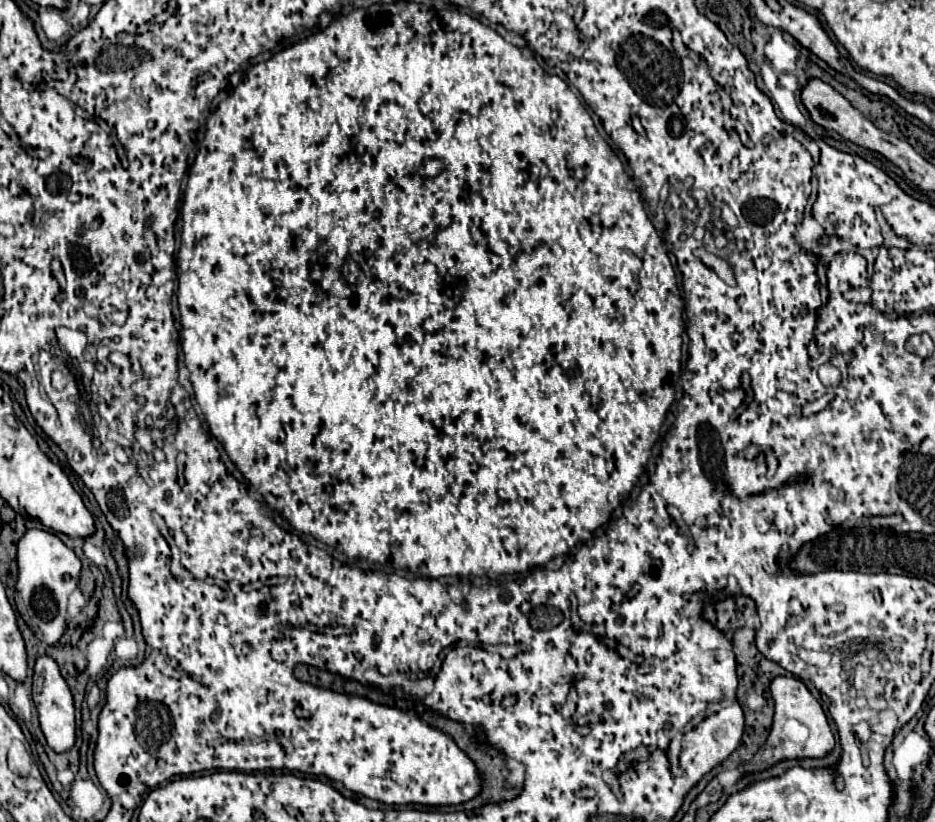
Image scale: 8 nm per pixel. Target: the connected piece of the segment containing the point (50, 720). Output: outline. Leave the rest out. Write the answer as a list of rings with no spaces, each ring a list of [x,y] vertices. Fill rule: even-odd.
[[[42,655],[36,661],[36,669],[40,669],[42,675],[44,675],[44,687],[42,687],[42,691],[34,693],[34,703],[36,703],[38,717],[40,717],[40,727],[44,731],[44,737],[48,741],[48,745],[56,753],[66,753],[76,743],[76,711],[74,711],[72,691],[70,691],[66,679],[60,675],[60,667],[58,667],[58,663],[52,657]]]

